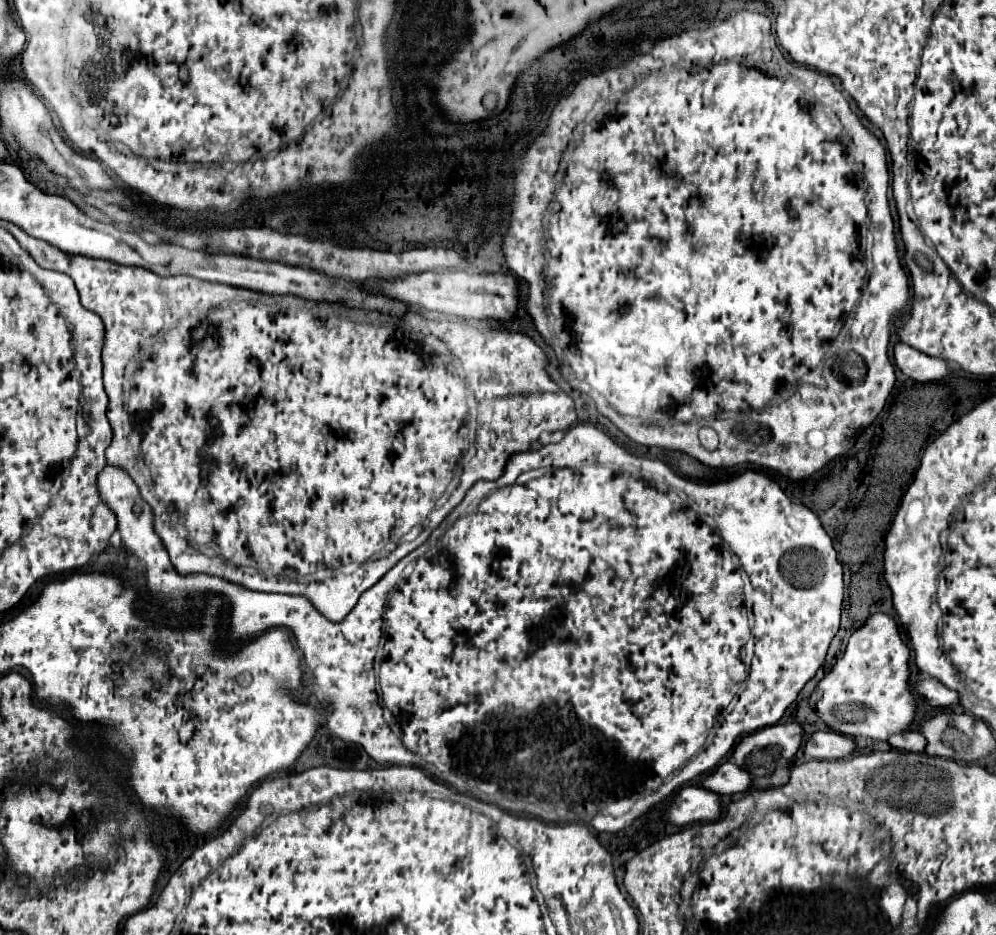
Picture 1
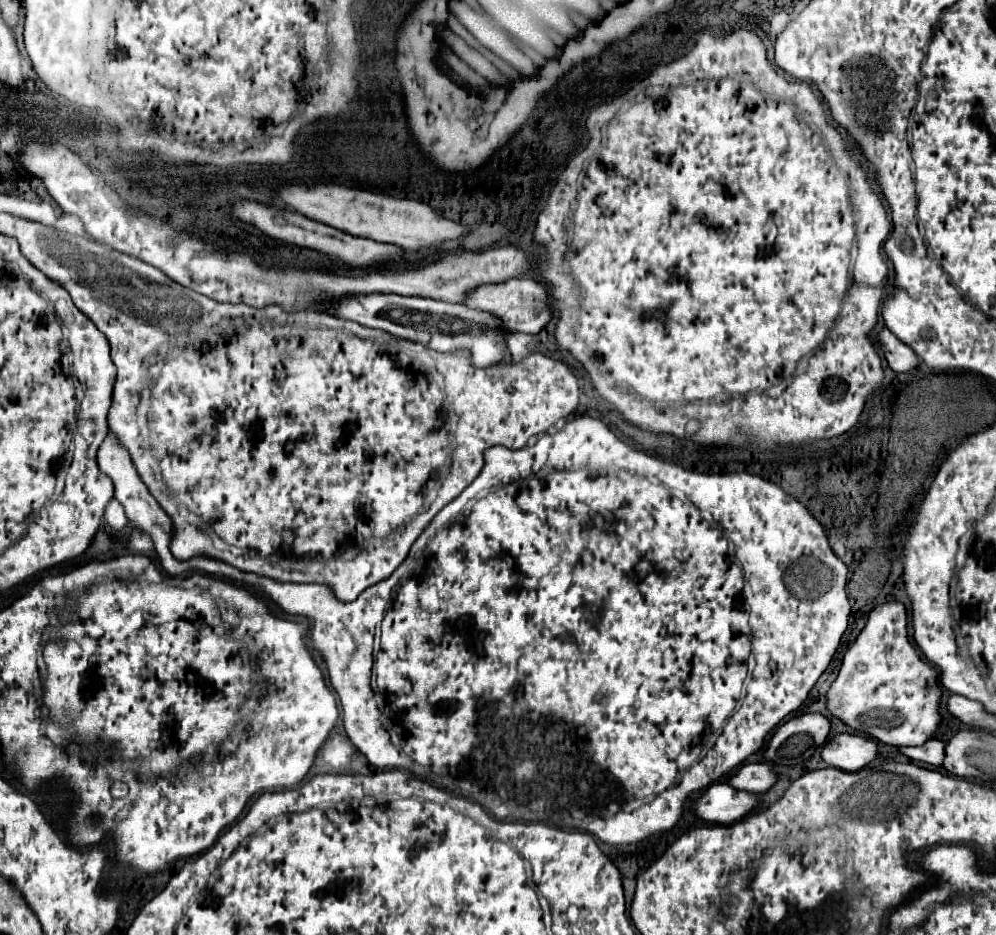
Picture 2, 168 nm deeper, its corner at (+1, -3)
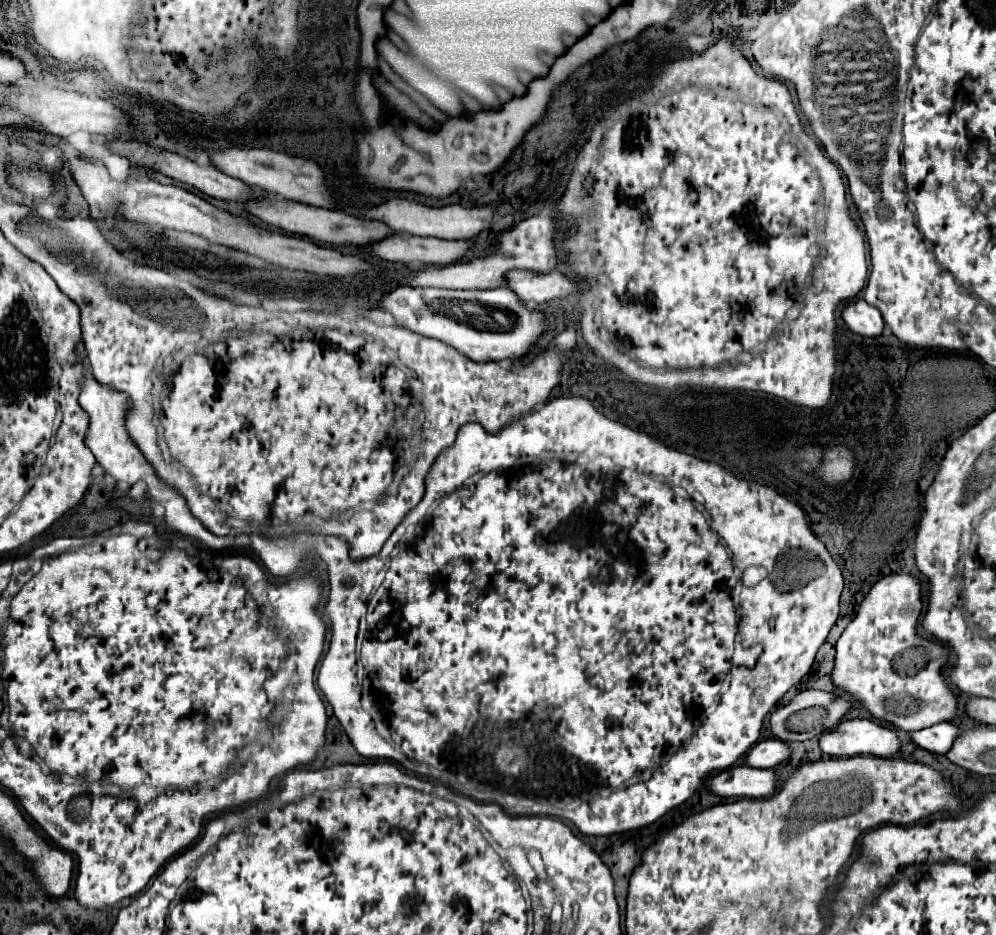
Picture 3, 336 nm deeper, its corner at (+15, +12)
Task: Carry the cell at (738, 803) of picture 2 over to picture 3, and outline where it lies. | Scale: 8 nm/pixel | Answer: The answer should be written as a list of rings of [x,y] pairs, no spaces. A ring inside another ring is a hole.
[[[734,766],[710,780],[710,790],[724,798],[766,798],[772,796],[776,788],[778,776],[774,770],[752,766]]]

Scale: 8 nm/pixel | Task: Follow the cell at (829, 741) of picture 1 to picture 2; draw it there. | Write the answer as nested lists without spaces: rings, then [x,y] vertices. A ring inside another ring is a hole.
[[[842,733],[828,739],[822,745],[820,755],[830,767],[844,769],[844,771],[858,771],[876,759],[878,747],[876,741],[866,739],[862,735]]]

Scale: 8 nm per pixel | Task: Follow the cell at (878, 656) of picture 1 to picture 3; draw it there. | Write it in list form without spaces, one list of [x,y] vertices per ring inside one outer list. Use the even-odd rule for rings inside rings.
[[[890,574],[878,580],[862,600],[856,618],[848,624],[836,644],[836,666],[832,680],[838,688],[848,692],[854,700],[866,706],[866,710],[882,722],[890,722],[896,728],[914,732],[934,726],[944,720],[952,720],[958,710],[958,698],[946,686],[944,668],[948,666],[948,648],[936,638],[918,634],[918,618],[922,614],[922,586],[912,574]]]

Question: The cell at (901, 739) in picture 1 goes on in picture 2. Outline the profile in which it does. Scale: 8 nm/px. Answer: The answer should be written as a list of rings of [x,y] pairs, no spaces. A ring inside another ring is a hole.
[[[930,739],[924,745],[900,747],[900,753],[904,753],[906,757],[910,757],[912,761],[940,767],[942,765],[942,759],[944,759],[944,743],[938,741],[938,739]]]

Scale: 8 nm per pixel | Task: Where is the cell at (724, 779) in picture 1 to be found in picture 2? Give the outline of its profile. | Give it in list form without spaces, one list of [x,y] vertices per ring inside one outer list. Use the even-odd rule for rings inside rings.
[[[768,763],[742,765],[734,775],[728,777],[728,785],[732,785],[738,791],[750,791],[750,793],[764,793],[774,783],[776,773]]]

